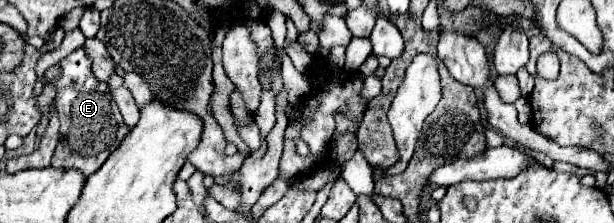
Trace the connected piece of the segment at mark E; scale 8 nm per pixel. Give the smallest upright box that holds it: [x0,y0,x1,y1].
[43,46,129,178]

